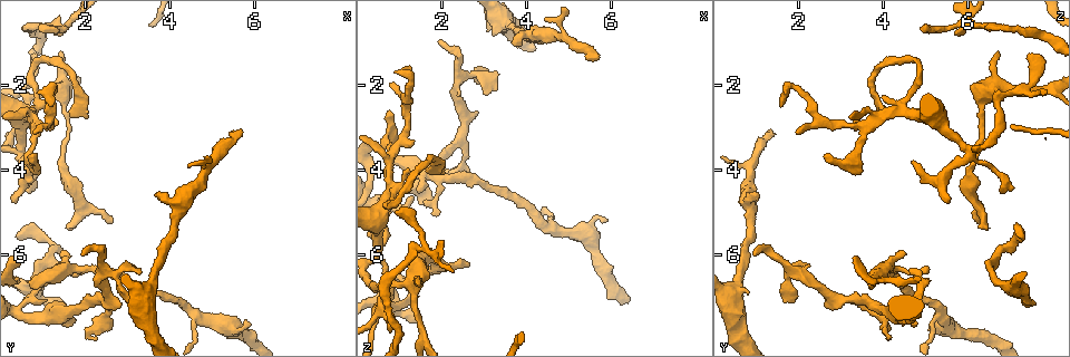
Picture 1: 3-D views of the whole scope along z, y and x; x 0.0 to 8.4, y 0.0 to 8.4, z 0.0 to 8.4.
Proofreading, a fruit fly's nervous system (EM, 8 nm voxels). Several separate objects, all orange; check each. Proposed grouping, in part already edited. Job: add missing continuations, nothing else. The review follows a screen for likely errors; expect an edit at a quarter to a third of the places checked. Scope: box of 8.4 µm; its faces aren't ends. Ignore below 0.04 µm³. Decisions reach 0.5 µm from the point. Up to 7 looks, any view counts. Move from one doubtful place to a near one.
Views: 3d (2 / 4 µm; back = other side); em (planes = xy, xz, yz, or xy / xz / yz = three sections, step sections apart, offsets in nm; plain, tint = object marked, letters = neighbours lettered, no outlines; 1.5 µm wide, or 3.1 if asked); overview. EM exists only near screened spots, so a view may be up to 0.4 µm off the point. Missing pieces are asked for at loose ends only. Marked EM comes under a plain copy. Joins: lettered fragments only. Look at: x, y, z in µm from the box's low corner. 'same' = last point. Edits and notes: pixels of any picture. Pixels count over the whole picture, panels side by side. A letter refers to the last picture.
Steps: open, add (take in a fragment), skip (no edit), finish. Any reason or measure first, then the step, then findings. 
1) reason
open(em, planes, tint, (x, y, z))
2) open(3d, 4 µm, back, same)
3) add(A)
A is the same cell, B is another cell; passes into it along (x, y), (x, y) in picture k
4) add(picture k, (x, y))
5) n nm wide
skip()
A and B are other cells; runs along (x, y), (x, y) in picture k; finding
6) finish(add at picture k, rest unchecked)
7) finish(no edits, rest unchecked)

tapers out
open(3d, 2 µm, (0.85, 1.30, 7.45))

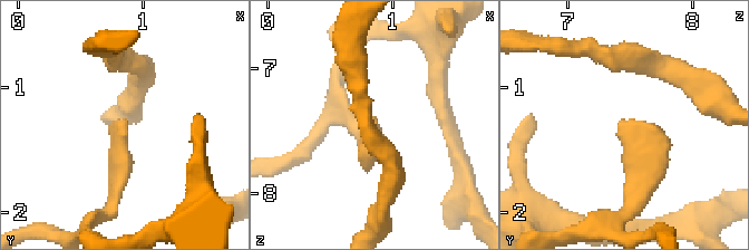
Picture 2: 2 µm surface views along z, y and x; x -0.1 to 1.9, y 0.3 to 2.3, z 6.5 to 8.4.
open(em, planes, letters, (0.84, 1.26, 7.42))

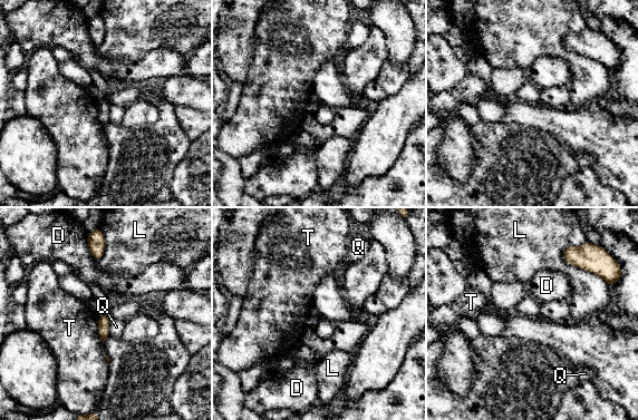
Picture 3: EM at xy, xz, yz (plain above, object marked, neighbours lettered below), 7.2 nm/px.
skip()
D, L, Q and T are other cells; border along (97, 319), (97, 333), (103, 344) in picture 3; no lettered fragment goes on from it

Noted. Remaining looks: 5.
an open end
open(3d, 4 µm, (0.95, 0.60, 5.00))

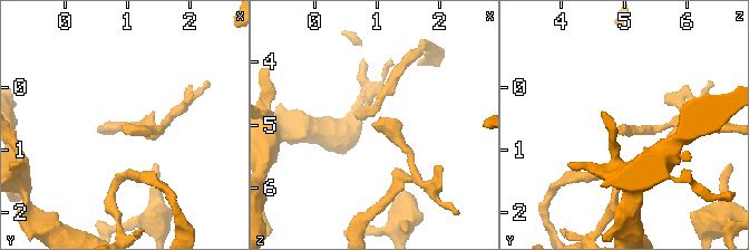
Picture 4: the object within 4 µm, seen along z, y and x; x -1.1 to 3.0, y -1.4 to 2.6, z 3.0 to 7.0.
shape alone is not enough
open(em, planes, letters, (0.95, 0.60, 5.00))

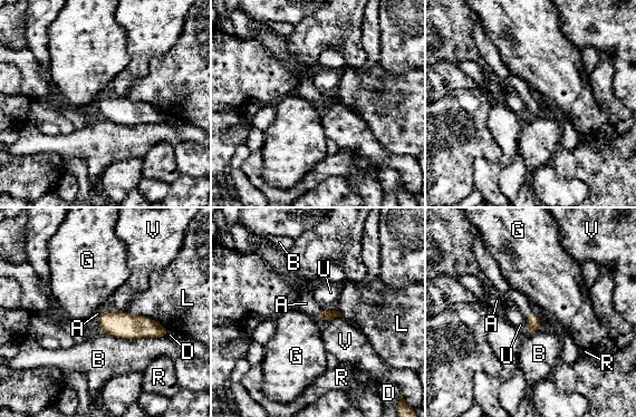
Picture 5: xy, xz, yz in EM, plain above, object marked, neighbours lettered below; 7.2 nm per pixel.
add(A)
A is the same cell, B, D, G, L, R, U and V are other cells; the cell continues

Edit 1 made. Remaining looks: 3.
branch stops here
open(em, planes, letters, (3.70, 4.65, 1.00))

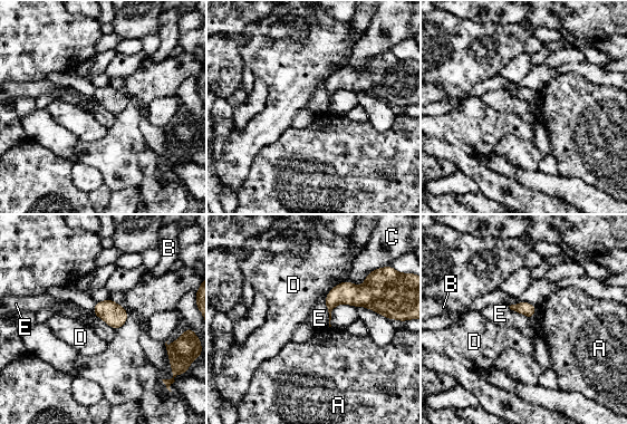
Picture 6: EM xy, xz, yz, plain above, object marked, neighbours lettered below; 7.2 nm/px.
skip()
A, B, C, D and E are other cells; border along (324, 302), (328, 312), (329, 326) in picture 6; no lettered fragment goes on from it

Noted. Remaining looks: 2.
finish(add at picture 5, rest unchecked)

